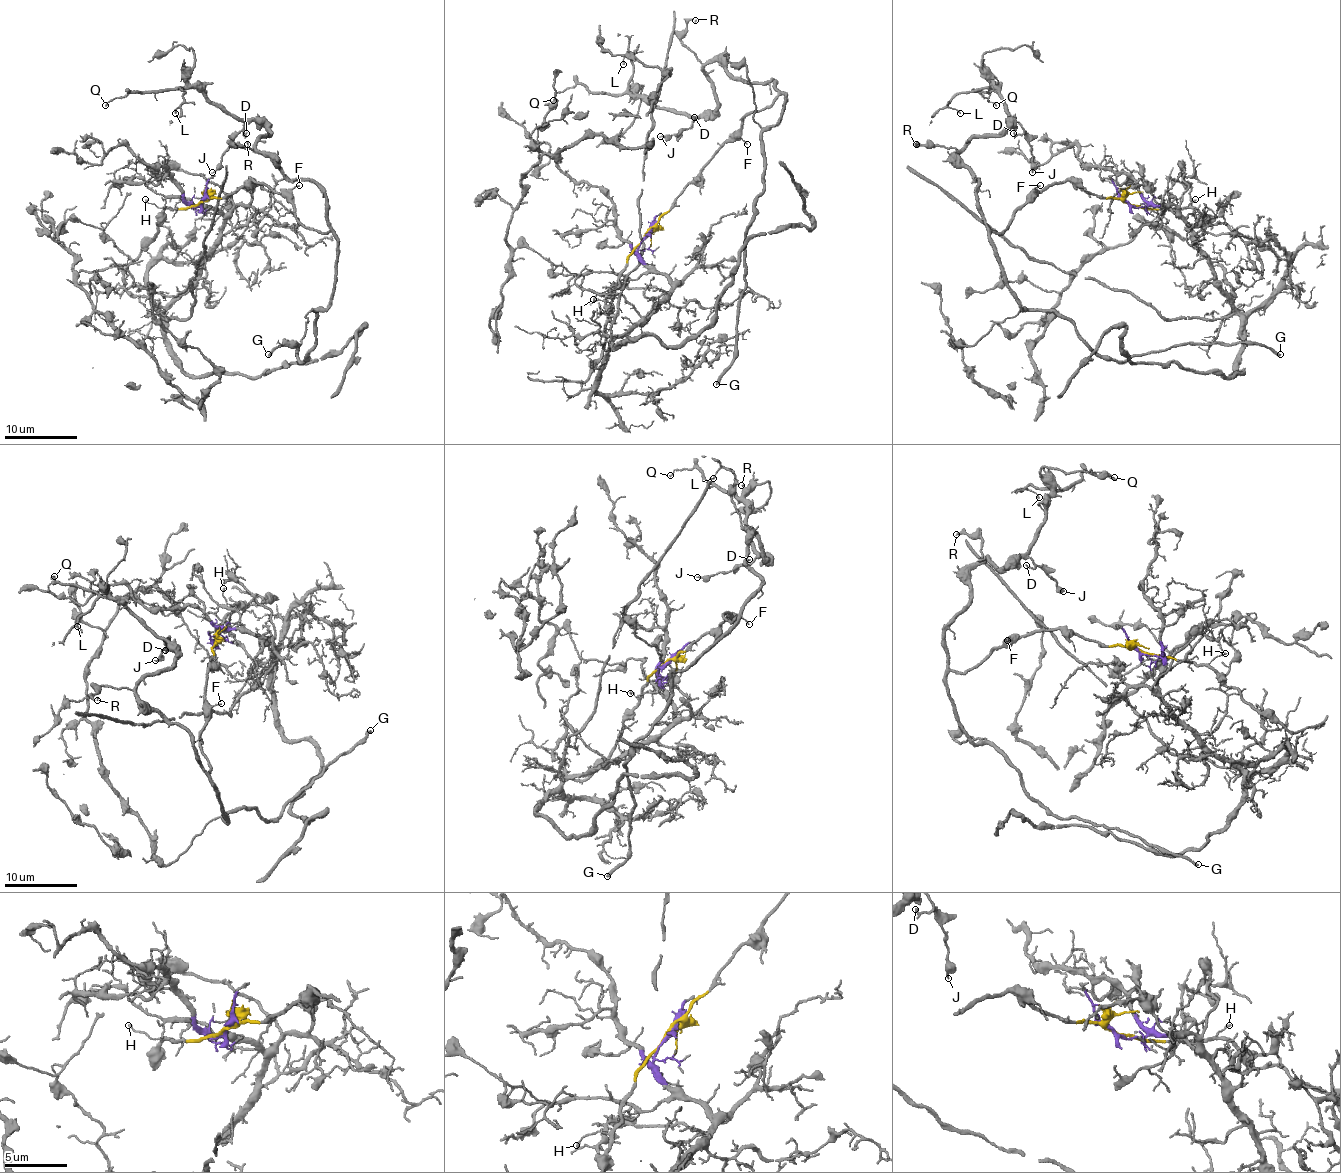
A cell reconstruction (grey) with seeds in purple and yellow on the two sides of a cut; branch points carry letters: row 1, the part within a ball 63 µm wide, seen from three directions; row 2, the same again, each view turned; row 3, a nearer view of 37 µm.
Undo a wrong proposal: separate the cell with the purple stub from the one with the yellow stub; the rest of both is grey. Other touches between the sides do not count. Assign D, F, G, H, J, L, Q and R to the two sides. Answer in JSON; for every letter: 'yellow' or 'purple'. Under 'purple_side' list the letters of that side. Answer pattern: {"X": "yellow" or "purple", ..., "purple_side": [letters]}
{"D": "yellow", "F": "yellow", "G": "yellow", "H": "yellow", "J": "yellow", "L": "yellow", "Q": "yellow", "R": "yellow", "purple_side": []}

